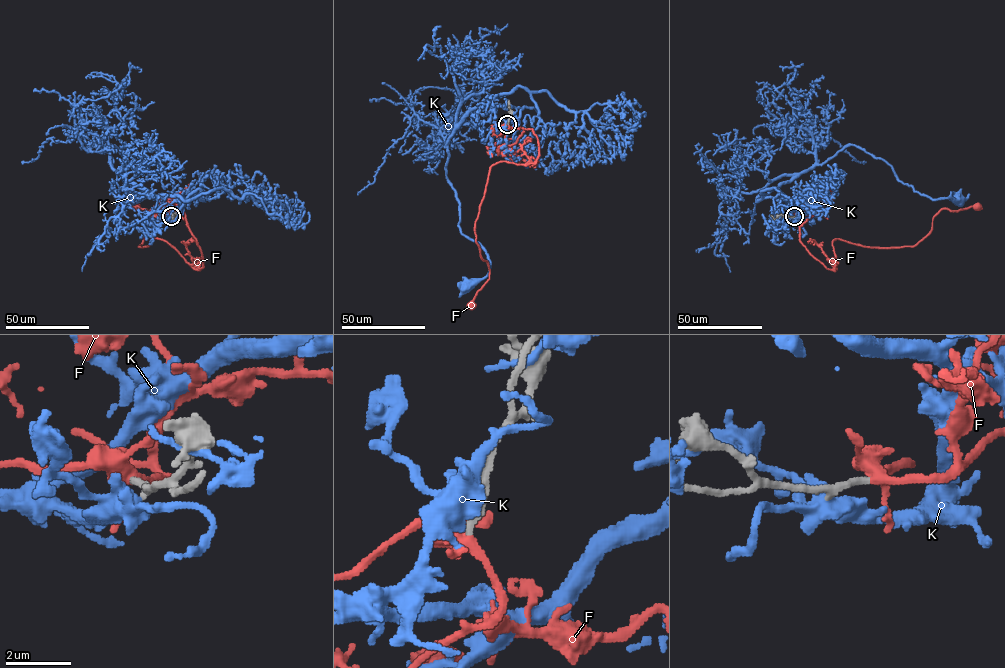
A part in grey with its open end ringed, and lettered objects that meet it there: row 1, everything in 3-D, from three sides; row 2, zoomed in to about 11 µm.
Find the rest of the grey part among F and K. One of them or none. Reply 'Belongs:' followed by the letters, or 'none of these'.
Belongs: F

